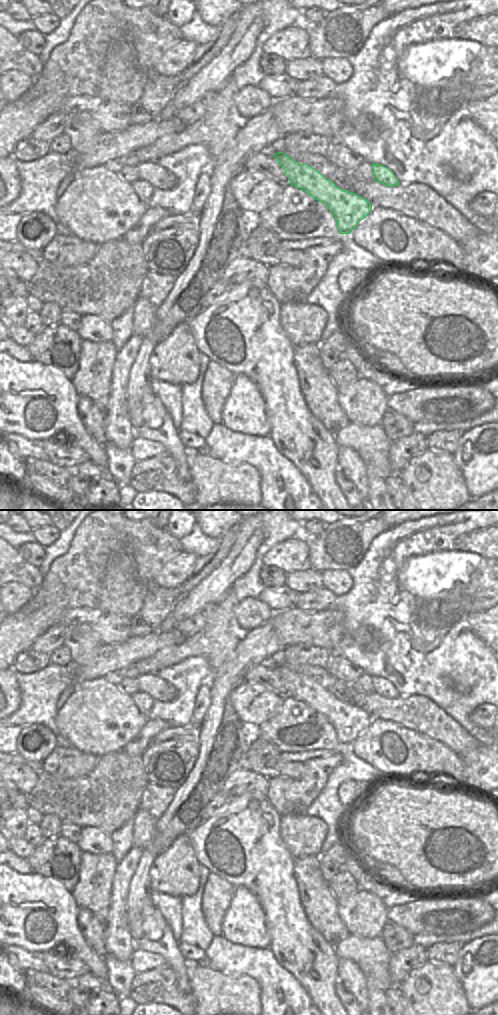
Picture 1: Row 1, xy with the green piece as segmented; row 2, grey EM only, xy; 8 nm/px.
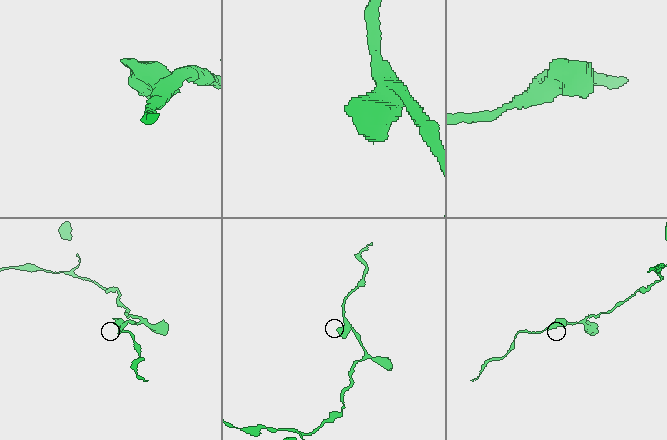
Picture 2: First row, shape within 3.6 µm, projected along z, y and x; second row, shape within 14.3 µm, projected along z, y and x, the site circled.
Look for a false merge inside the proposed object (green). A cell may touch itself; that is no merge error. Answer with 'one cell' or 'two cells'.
one cell

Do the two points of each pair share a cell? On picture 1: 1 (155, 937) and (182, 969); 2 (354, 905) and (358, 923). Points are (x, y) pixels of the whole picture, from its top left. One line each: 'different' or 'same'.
1: same
2: same

